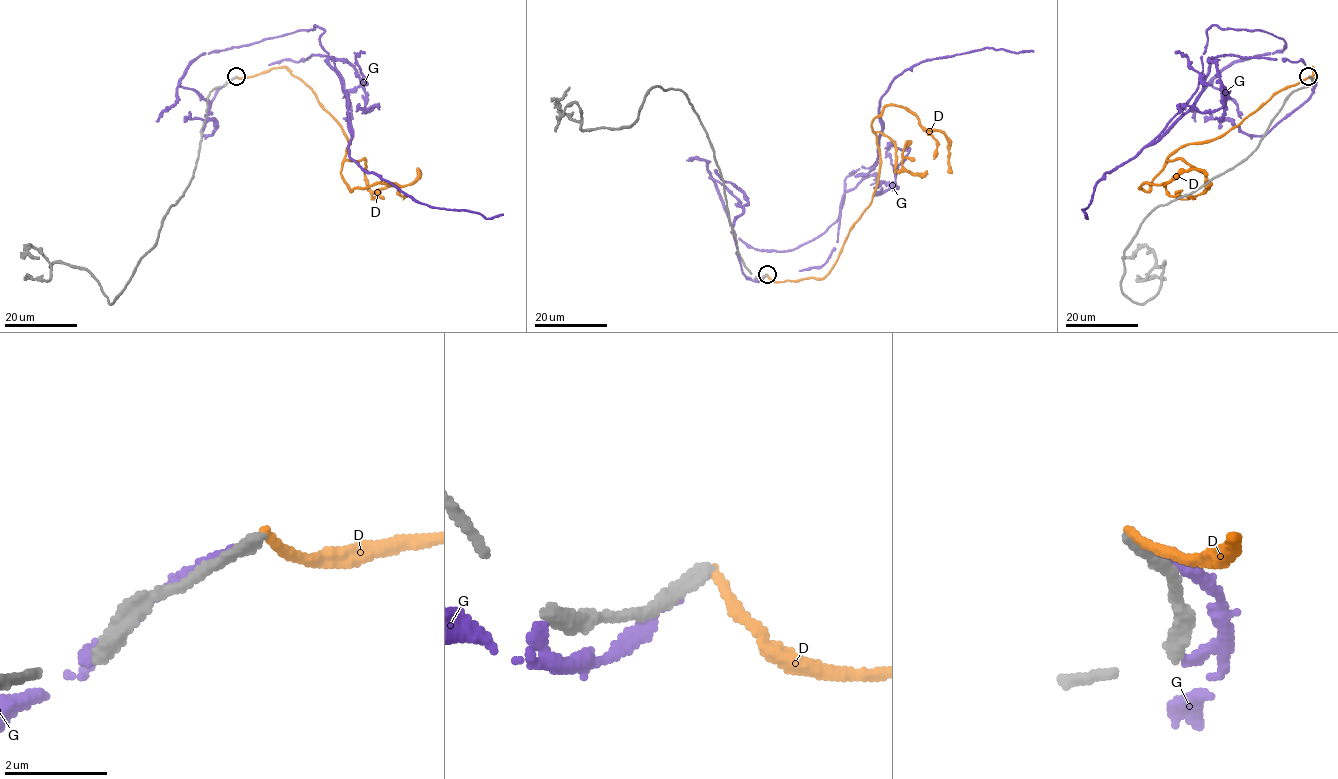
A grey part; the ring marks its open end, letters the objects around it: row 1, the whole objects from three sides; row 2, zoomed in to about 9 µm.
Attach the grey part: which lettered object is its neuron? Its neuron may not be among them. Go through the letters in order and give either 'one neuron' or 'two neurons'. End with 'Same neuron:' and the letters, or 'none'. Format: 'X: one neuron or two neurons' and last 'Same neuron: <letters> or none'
D: two neurons
G: two neurons
Same neuron: none

